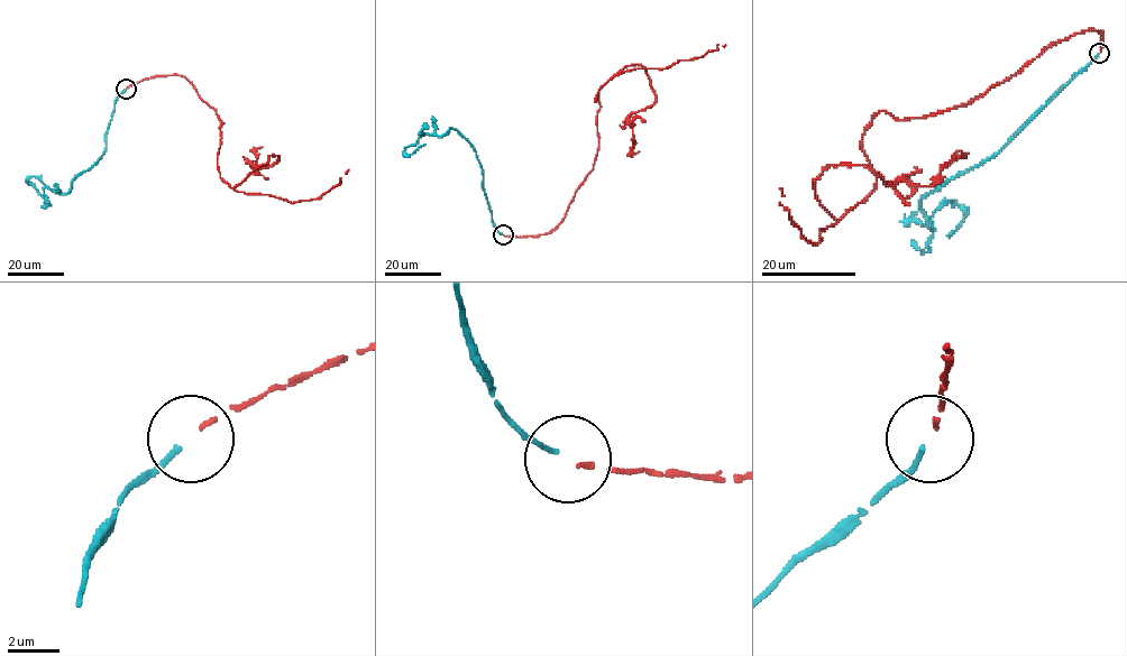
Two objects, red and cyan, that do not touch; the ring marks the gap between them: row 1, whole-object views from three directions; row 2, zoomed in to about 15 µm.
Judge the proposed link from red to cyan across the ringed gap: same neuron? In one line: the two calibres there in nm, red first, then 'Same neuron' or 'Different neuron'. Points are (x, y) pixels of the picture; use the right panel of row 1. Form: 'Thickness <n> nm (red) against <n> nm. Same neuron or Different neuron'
Thickness 160 nm (red) against 200 nm. Same neuron

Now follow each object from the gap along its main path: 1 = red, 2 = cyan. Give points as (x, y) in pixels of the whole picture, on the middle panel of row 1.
1: (504, 236), (539, 236), (561, 221), (597, 155), (598, 90), (637, 64), (656, 100), (631, 122), (639, 151)
2: (502, 233), (492, 219), (473, 147), (449, 129), (443, 135), (423, 134), (404, 153), (412, 155), (424, 145)

